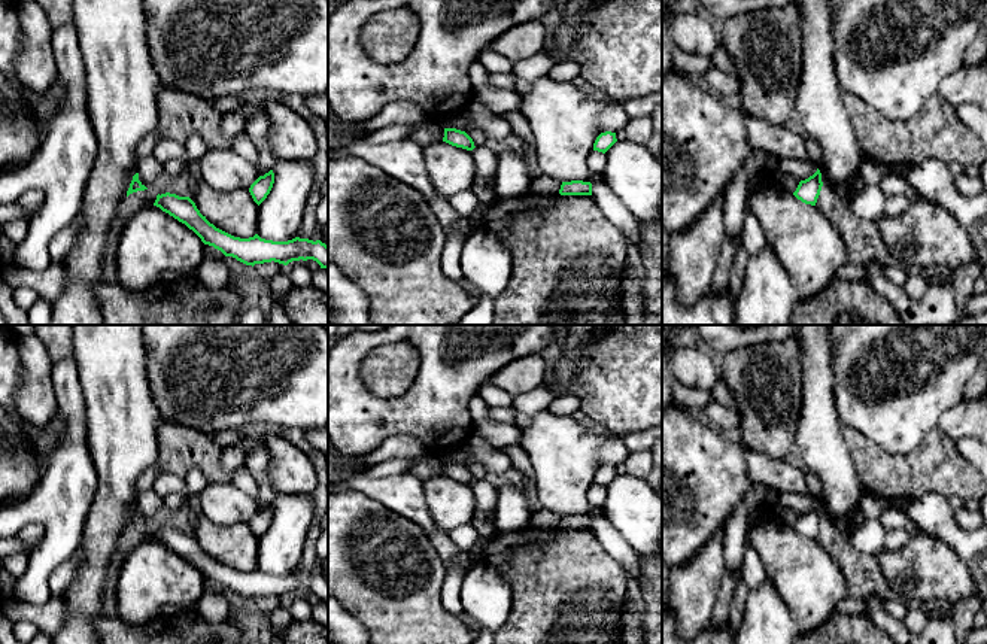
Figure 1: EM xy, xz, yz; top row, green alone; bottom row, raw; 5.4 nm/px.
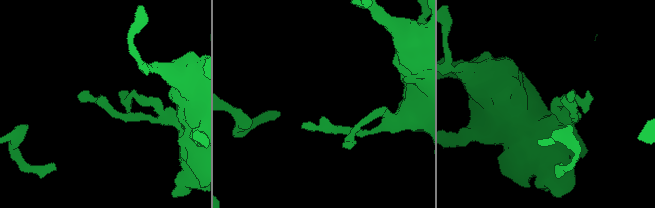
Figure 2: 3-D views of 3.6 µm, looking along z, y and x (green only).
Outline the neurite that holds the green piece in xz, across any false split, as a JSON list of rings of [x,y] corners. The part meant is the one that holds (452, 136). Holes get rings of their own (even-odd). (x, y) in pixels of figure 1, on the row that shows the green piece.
[[[444,128],[443,142],[467,151],[473,151],[476,148],[473,139],[465,131],[456,128]]]

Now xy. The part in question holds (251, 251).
[[[170,192],[158,194],[154,206],[185,224],[204,244],[213,246],[225,256],[233,256],[246,265],[253,267],[271,261],[288,265],[292,261],[313,259],[321,268],[328,268],[328,246],[321,240],[295,237],[288,242],[273,242],[261,239],[258,234],[249,239],[234,237],[210,224],[189,197]]]

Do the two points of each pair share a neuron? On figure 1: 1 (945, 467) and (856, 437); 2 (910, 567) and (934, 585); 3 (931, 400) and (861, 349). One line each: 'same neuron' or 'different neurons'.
1: same neuron
2: same neuron
3: same neuron

